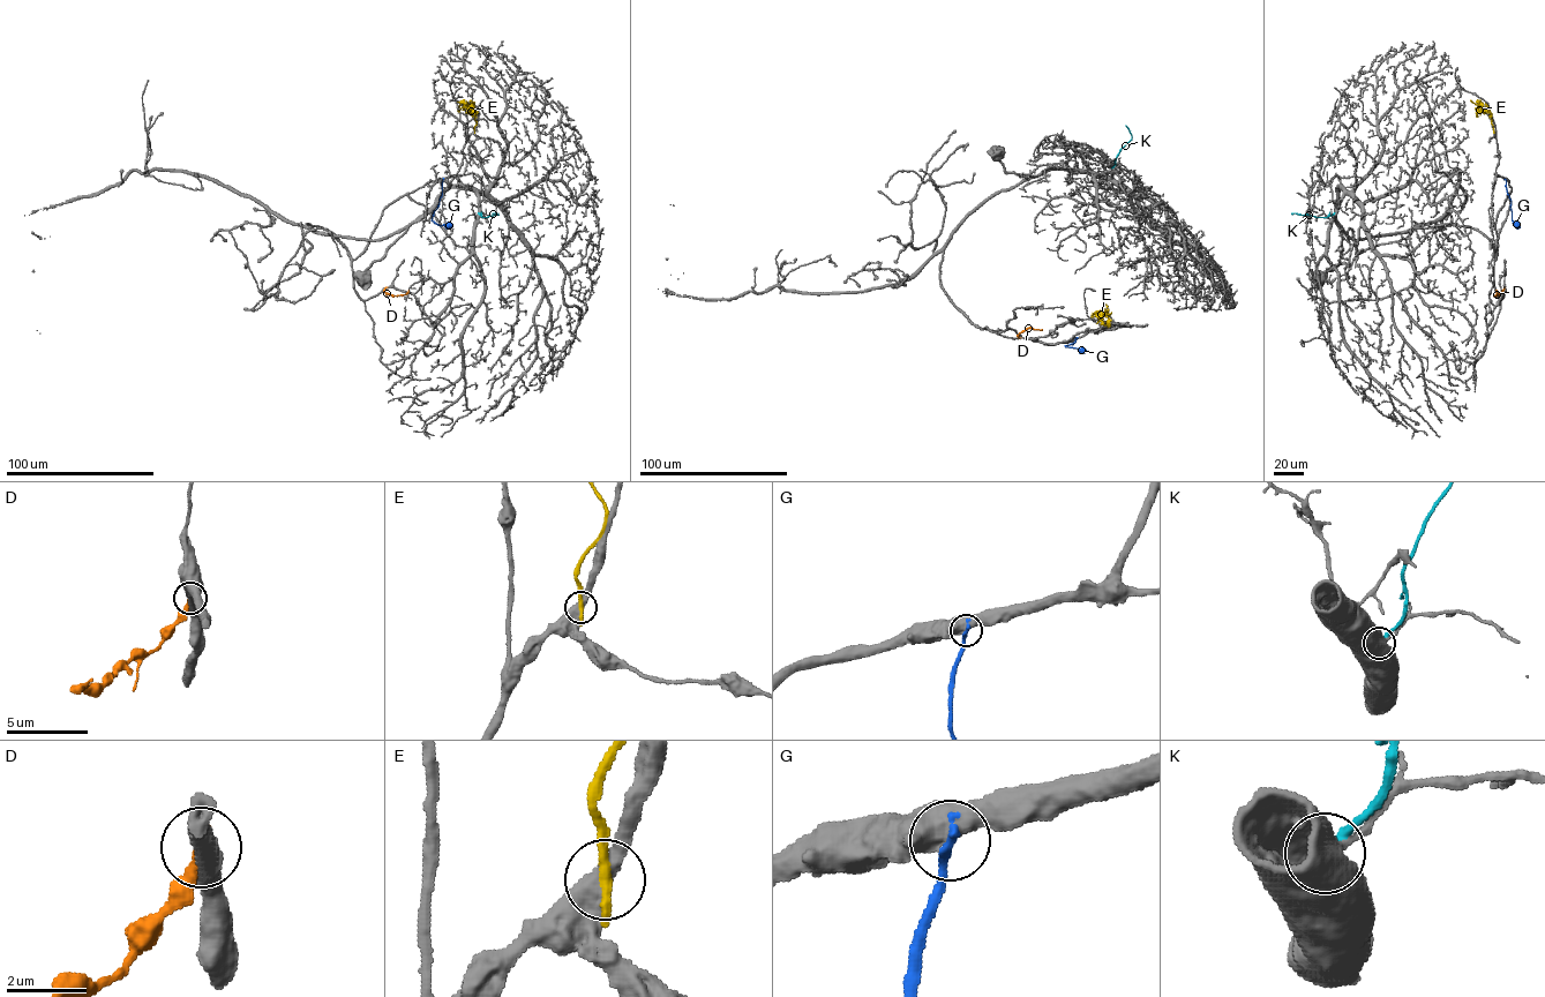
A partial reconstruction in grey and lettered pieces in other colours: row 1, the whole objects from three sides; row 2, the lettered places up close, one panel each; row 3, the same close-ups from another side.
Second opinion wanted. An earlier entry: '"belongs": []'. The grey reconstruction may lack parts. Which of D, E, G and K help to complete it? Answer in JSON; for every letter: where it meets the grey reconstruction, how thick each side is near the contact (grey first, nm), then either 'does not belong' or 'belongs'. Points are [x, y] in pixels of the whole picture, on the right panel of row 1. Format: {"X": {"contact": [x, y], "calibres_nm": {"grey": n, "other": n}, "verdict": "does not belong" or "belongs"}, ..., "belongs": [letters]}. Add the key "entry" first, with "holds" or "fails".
{"entry": "holds", "D": {"contact": [1505, 287], "calibres_nm": {"grey": 550, "other": 280}, "verdict": "does not belong"}, "E": {"contact": [1493, 130], "calibres_nm": {"grey": 460, "other": 280}, "verdict": "does not belong"}, "G": {"contact": [1505, 179], "calibres_nm": {"grey": 600, "other": 280}, "verdict": "does not belong"}, "K": {"contact": [1334, 214], "calibres_nm": {"grey": 700, "other": 320}, "verdict": "does not belong"}, "belongs": []}

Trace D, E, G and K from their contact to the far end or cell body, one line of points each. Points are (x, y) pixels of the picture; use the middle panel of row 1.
D: (1019, 337), (1018, 335), (1029, 328), (1042, 330)
E: (1108, 327), (1107, 306), (1103, 305)
G: (1077, 338), (1072, 345), (1065, 346), (1086, 351)
K: (1112, 167), (1119, 150), (1132, 137), (1125, 125)

